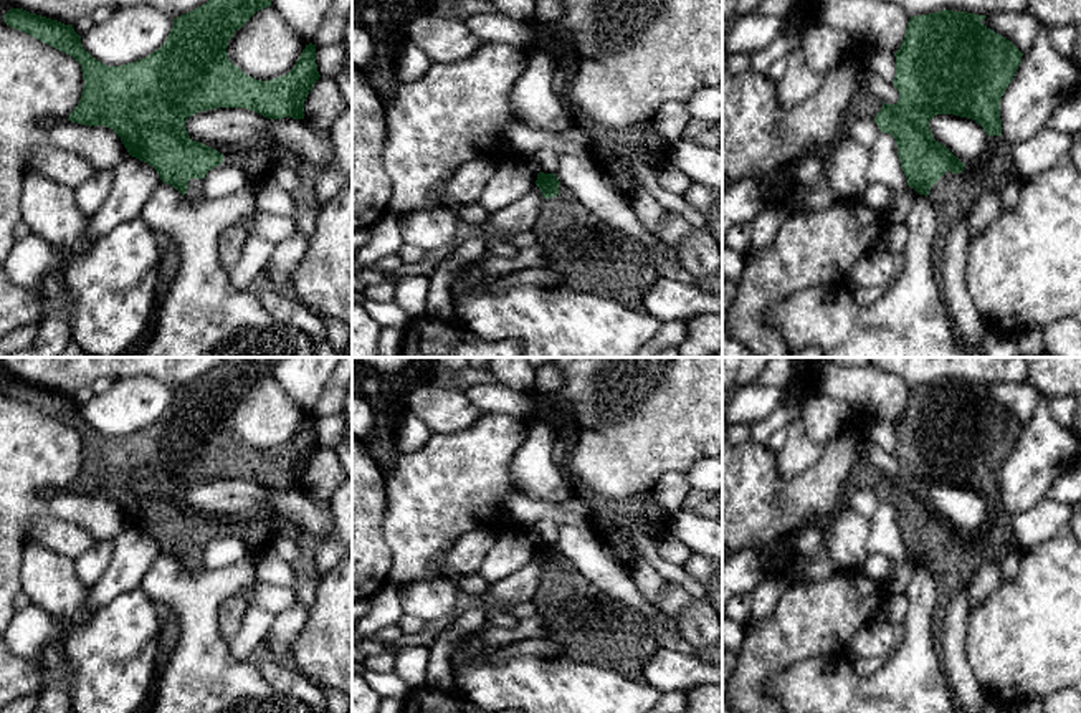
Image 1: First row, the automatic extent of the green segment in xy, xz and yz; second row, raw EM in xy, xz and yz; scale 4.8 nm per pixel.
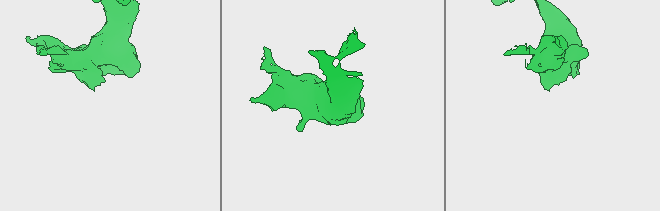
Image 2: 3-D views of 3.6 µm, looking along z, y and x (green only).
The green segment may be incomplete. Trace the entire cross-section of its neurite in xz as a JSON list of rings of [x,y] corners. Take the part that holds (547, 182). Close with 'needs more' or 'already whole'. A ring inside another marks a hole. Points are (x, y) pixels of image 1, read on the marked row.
[[[537,174],[536,185],[542,192],[542,205],[532,232],[545,250],[545,266],[560,273],[560,286],[613,299],[635,313],[645,313],[645,298],[658,281],[651,251],[621,232],[610,232],[608,240],[592,243],[590,238],[603,230],[597,217],[559,182],[555,174]]]; needs more

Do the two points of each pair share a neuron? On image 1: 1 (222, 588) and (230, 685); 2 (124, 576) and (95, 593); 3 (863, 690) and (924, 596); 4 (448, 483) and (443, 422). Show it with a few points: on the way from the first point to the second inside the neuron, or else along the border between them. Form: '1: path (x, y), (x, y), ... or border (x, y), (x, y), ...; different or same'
1: path (207, 612), (209, 660); same
2: path (118, 578), (101, 593); same
3: path (890, 675), (914, 650), (918, 622); same
4: border (480, 417), (461, 430), (432, 434); different

